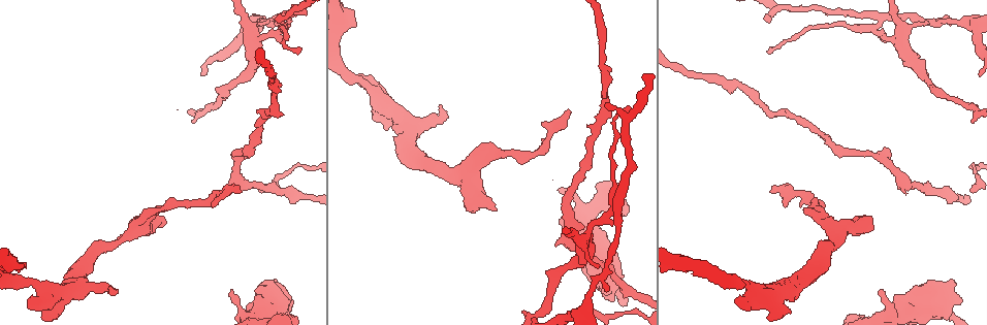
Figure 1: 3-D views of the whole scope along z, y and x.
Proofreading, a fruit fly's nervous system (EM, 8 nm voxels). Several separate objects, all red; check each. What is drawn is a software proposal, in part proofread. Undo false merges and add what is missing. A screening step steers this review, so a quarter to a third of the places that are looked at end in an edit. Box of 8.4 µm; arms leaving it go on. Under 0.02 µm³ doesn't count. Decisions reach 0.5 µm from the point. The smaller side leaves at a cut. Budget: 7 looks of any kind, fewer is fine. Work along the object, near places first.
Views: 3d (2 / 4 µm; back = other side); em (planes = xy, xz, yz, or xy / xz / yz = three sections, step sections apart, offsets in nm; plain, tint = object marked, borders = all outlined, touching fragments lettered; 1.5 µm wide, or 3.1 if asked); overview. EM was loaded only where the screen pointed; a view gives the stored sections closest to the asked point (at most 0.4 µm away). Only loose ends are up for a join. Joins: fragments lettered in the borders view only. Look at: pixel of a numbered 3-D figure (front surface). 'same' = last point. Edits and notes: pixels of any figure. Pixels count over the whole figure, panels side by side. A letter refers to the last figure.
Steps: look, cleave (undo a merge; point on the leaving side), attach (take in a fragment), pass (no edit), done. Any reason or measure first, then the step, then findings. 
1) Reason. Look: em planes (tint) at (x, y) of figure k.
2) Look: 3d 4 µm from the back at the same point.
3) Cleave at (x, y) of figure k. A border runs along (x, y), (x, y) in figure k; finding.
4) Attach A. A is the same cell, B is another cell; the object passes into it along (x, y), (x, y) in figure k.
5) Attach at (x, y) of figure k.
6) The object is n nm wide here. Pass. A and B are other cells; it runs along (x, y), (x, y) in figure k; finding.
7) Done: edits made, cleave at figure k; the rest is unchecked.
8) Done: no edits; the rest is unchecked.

Stops while still wide. Look: em planes (borders) at (604, 293) of figure 1.

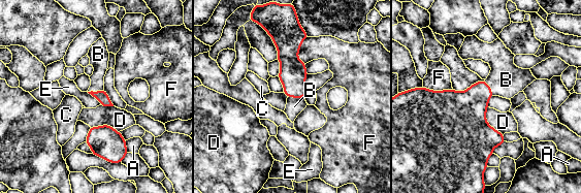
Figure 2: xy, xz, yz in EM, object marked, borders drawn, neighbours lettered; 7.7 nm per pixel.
Attach B. B is the same cell, A, C, D, E and F are other cells; the object passes into it along (101, 95), (95, 92), (99, 61) in figure 2; it goes on there.

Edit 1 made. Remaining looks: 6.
Look: overview.

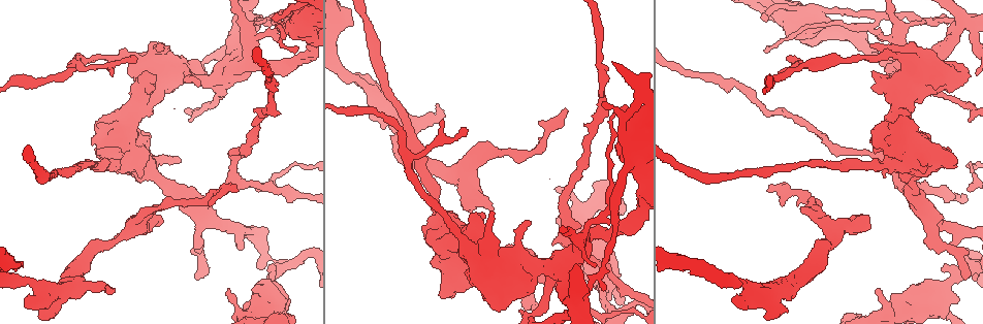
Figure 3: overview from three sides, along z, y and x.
Branch stops here. Look: 3d 2 µm at (769, 192) of figure 3.

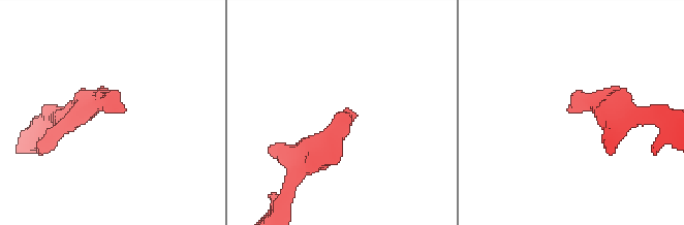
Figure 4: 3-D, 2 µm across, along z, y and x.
Now the EM. Look: em planes (borders) at (353, 112) of figure 4.

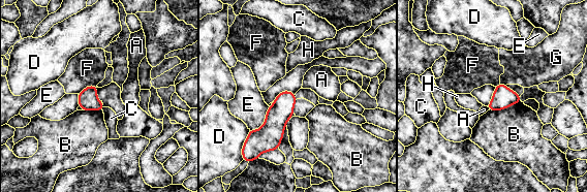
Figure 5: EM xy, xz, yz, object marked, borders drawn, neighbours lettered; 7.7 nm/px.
Pass. A, B, C, D, E, F, G and H are other cells; a border runs along (486, 106), (489, 109) in figure 5; no lettered fragment goes on from it.

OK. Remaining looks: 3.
Done: edits made, attach at figure 2; the rest is unchecked.

